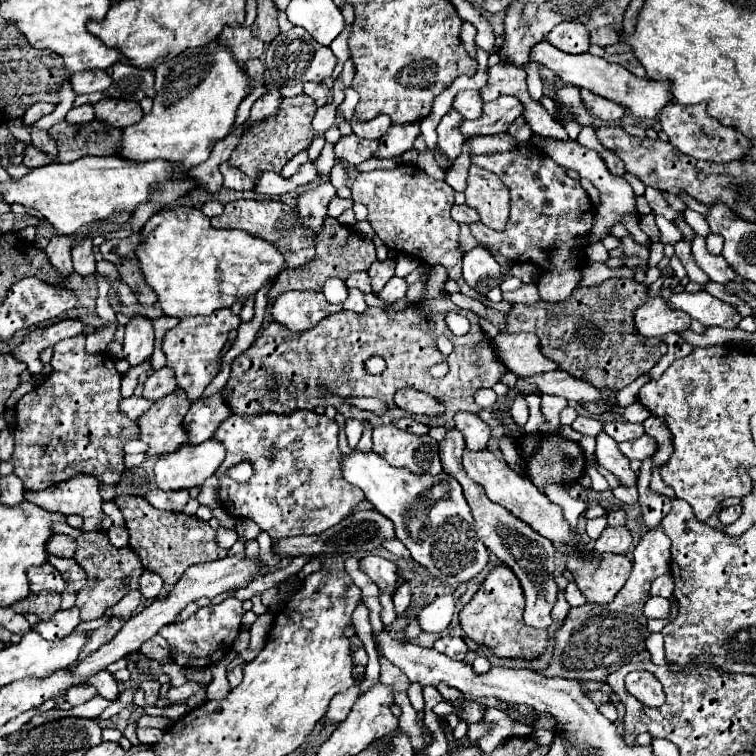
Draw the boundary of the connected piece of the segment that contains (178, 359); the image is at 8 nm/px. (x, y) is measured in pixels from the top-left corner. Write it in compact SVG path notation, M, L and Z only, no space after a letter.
M211 314L211 316L195 316L181 320L175 328L167 330L163 340L163 352L167 356L167 366L175 370L177 386L187 392L187 398L193 402L197 400L215 374L221 370L221 350L227 342L227 334L231 330L231 318L225 314Z

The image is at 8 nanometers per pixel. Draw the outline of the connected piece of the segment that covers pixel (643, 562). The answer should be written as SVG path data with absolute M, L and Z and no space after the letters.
M649 530L637 546L633 558L633 570L625 586L617 592L613 602L609 604L583 604L579 608L571 608L561 628L555 632L555 650L551 654L549 666L539 670L541 676L561 676L575 680L599 680L605 682L609 674L617 672L623 664L627 664L635 654L645 650L645 642L649 638L647 616L643 614L643 604L649 596L651 582L670 570L671 541L663 530Z

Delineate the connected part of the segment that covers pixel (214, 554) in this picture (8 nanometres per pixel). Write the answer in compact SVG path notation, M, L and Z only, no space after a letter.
M121 494L115 498L115 502L119 504L125 516L125 528L129 532L129 546L139 556L143 568L159 574L167 586L173 586L185 568L193 564L201 564L201 562L221 560L229 554L229 550L221 548L215 542L215 530L207 522L199 520L197 516L153 508L143 496Z

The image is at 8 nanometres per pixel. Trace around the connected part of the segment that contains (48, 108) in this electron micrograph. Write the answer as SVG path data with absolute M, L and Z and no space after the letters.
M37 102L37 104L33 104L33 106L31 106L31 108L25 112L23 120L25 120L25 124L33 124L37 118L41 118L41 116L45 116L45 114L51 114L55 108L57 108L57 104Z

